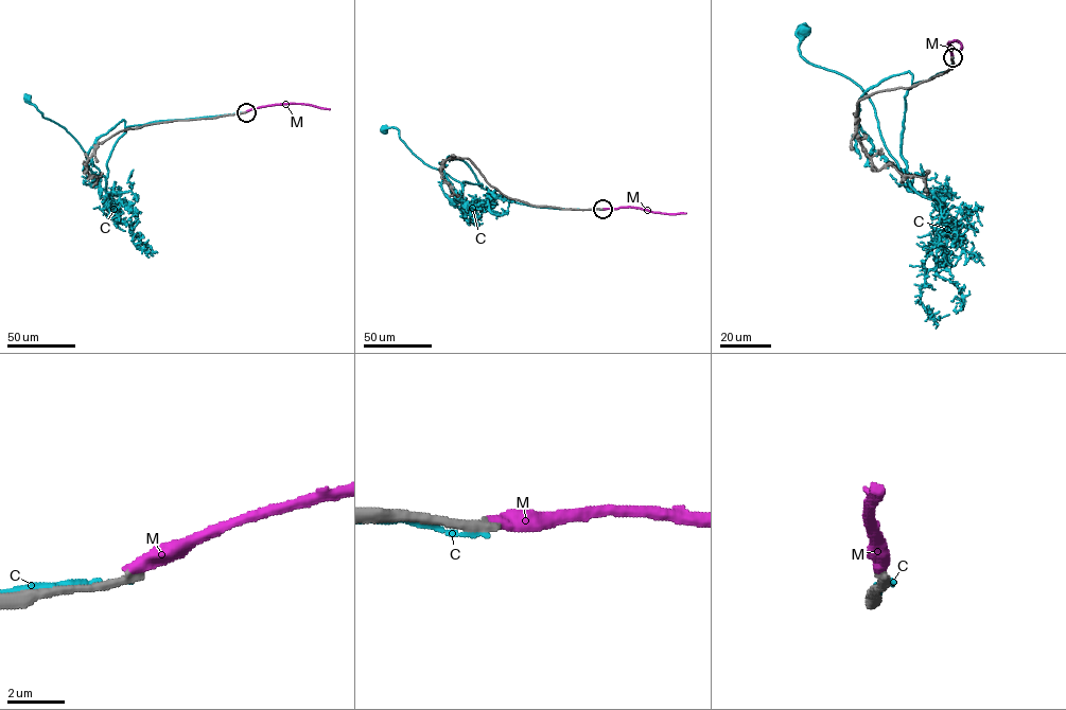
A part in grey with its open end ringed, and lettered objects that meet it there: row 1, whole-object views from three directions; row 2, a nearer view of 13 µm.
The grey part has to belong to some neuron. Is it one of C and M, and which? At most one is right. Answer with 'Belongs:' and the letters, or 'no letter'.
Belongs: no letter

